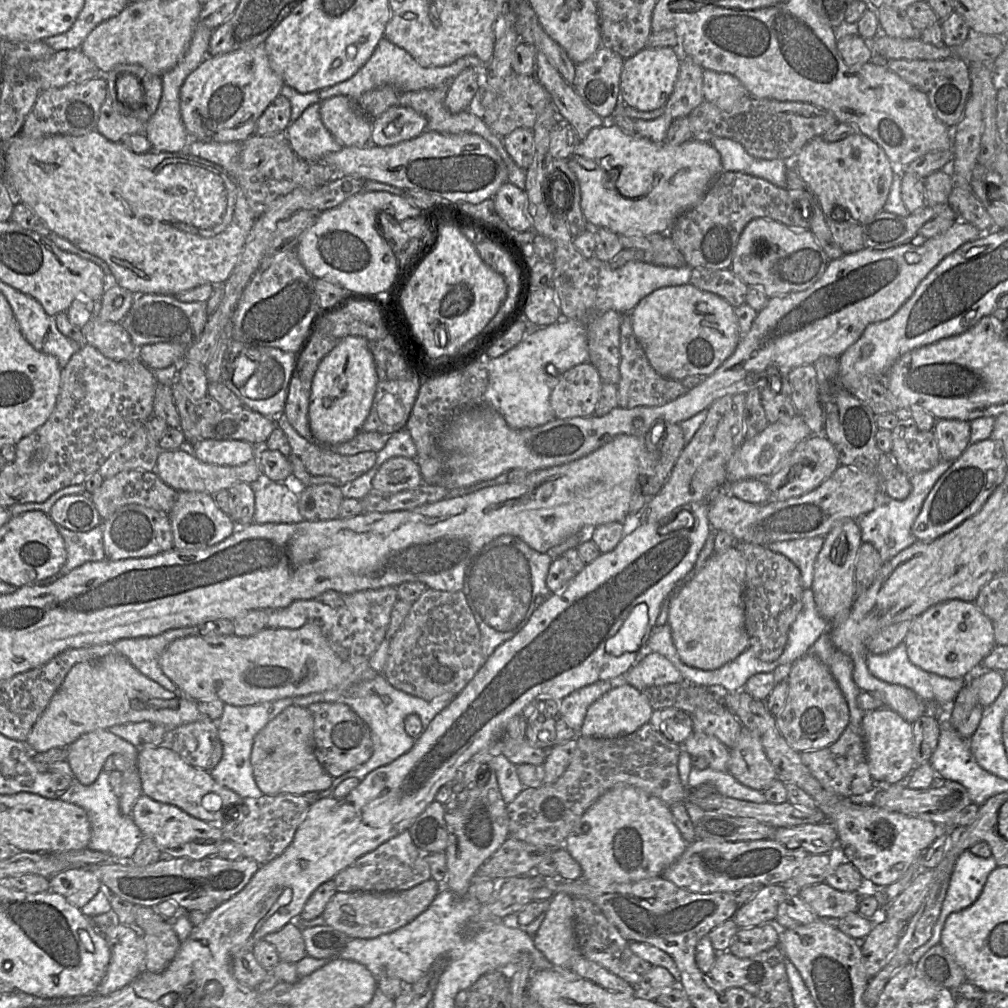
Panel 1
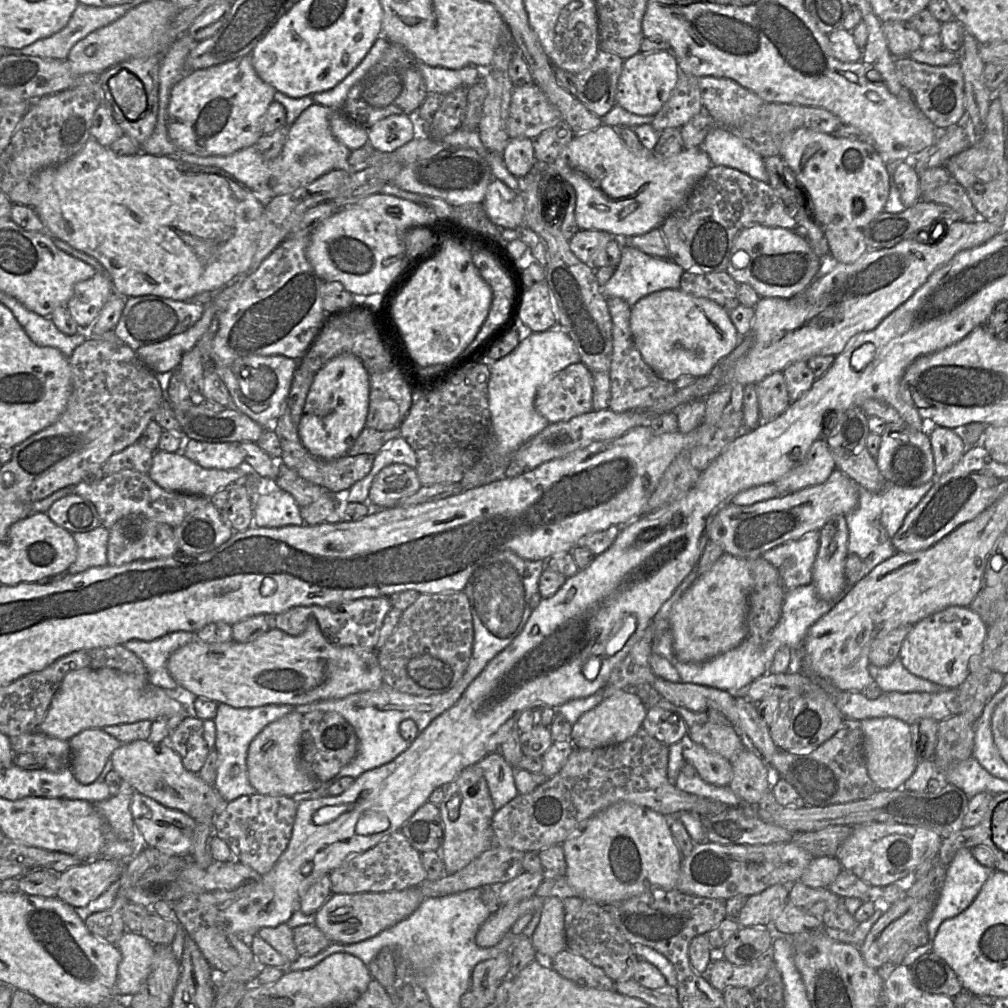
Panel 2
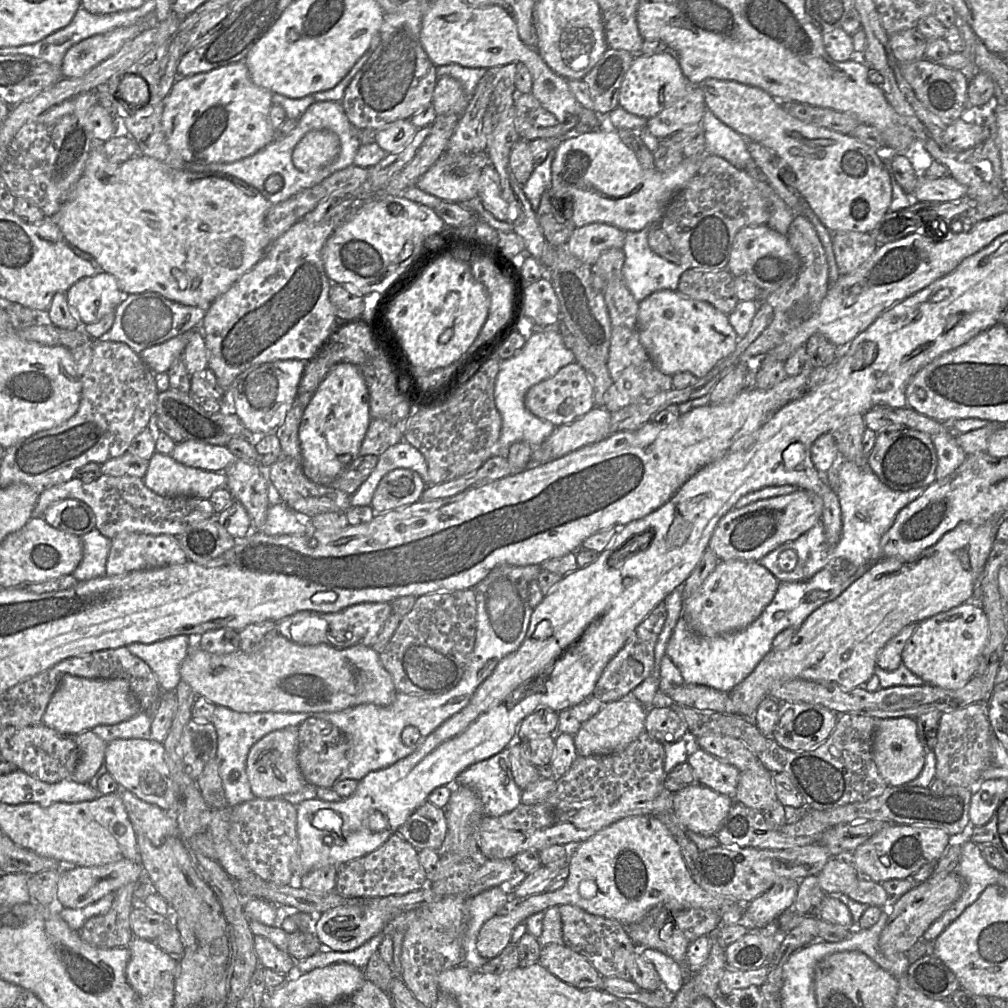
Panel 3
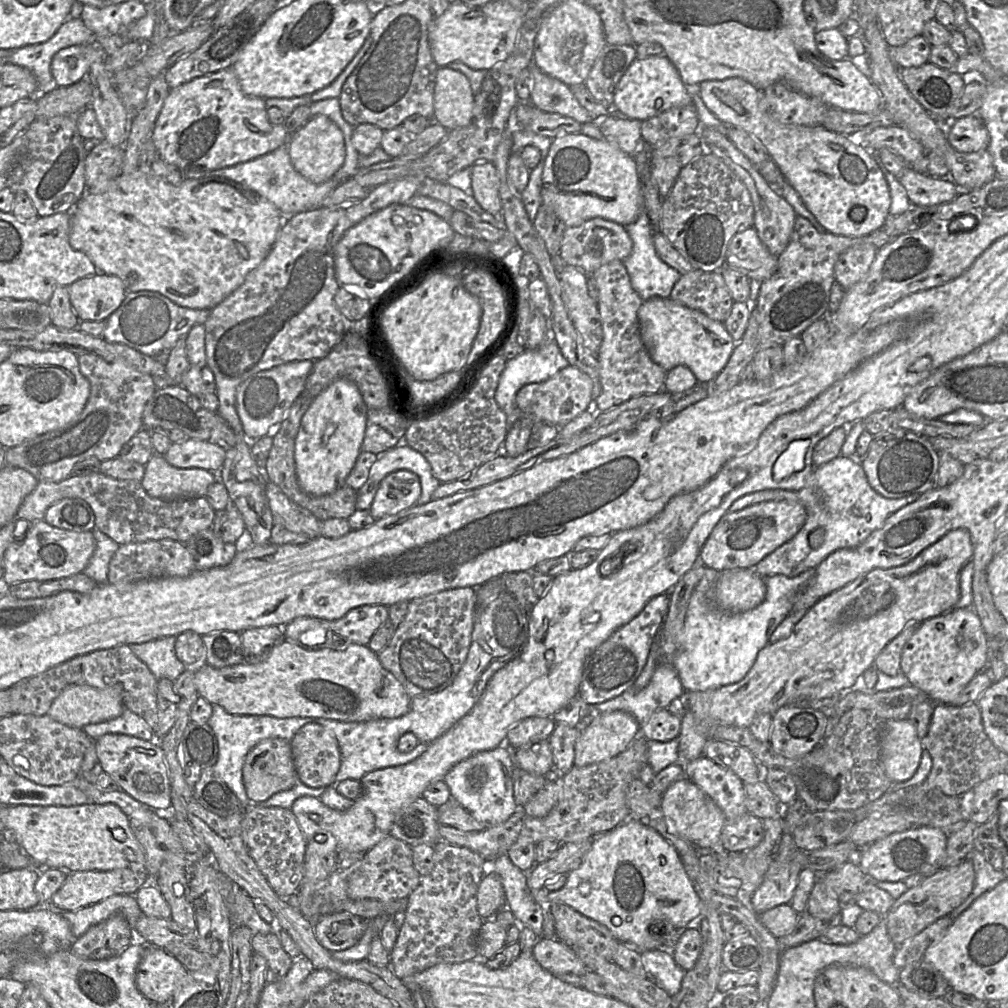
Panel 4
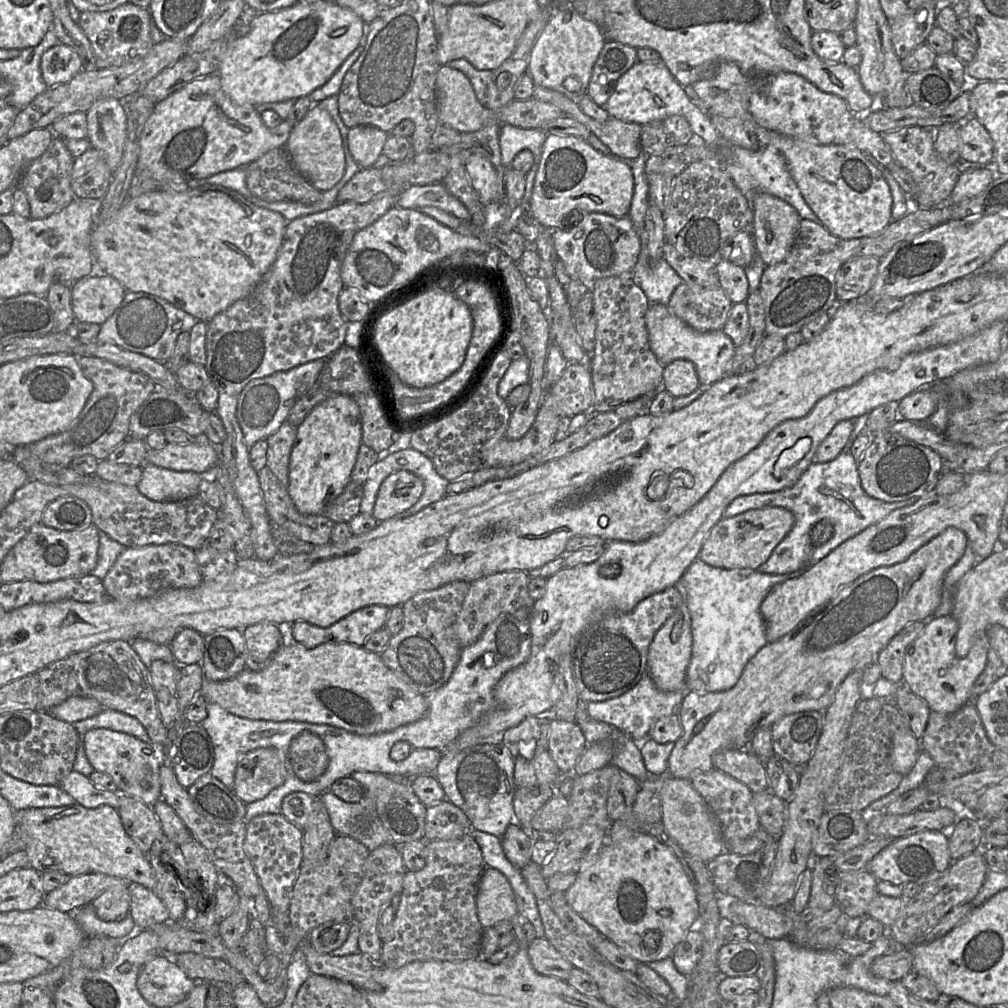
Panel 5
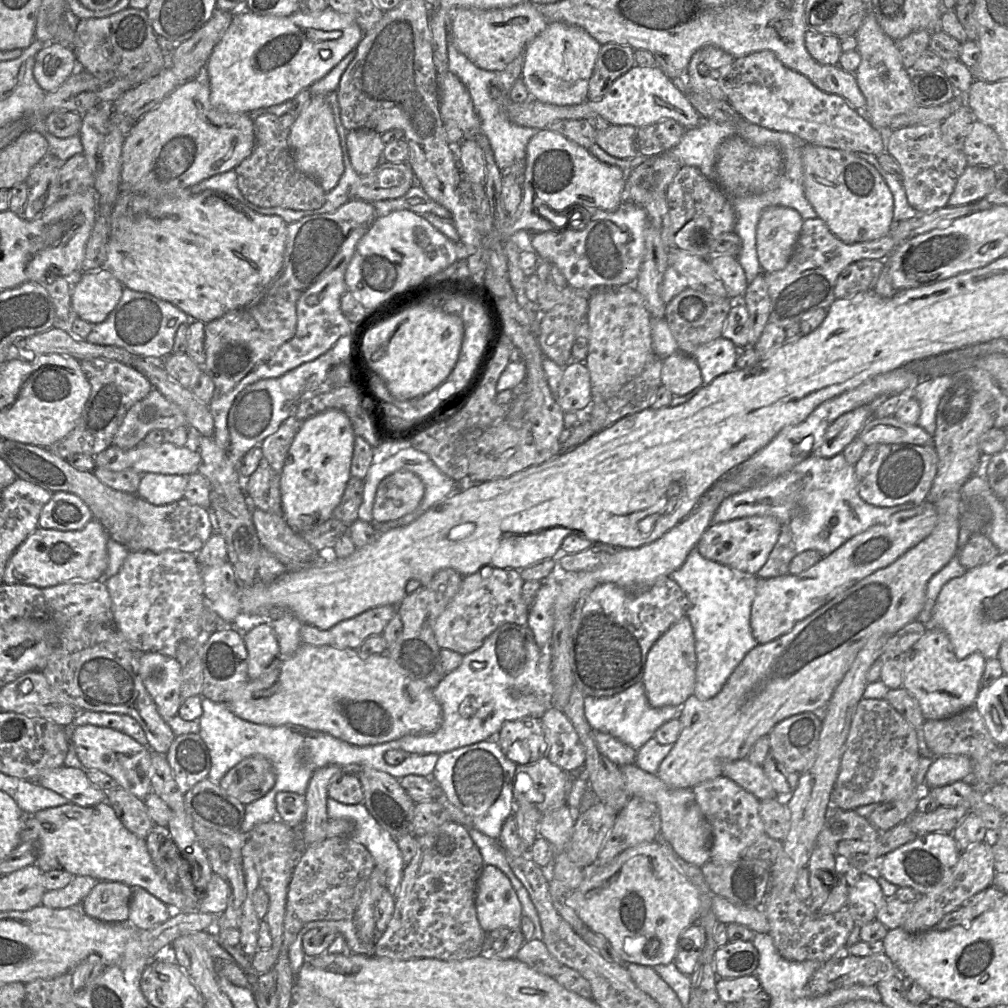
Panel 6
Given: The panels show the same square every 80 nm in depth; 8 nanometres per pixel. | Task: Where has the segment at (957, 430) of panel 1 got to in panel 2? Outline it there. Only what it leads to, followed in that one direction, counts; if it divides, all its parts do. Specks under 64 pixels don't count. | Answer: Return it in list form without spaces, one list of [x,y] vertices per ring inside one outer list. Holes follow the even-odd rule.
[[[928,426],[932,445],[935,476],[939,478],[949,472],[961,459],[968,445],[957,431],[943,426]]]

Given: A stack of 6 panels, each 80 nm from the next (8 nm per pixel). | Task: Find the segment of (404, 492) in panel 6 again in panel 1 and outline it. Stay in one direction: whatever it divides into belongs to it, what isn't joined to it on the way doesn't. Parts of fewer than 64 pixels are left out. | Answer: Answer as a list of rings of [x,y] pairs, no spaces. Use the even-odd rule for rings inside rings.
[[[402,456],[386,460],[372,479],[372,491],[389,494],[410,490],[422,484],[419,466],[415,459]]]

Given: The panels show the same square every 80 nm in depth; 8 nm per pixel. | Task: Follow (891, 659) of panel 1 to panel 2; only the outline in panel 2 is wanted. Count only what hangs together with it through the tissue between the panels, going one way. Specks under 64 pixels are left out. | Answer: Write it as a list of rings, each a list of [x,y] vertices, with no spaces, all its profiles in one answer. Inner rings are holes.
[[[897,657],[891,665],[886,667],[870,663],[869,672],[883,692],[939,693],[948,689],[911,673],[905,668],[900,657]]]

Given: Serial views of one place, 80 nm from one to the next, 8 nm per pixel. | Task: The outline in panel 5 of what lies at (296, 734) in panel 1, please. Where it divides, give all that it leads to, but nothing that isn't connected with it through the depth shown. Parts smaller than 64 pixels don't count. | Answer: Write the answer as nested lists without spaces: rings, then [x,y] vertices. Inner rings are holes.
[[[257,748],[244,754],[237,764],[232,791],[245,804],[261,800],[287,777],[281,753],[275,748]]]

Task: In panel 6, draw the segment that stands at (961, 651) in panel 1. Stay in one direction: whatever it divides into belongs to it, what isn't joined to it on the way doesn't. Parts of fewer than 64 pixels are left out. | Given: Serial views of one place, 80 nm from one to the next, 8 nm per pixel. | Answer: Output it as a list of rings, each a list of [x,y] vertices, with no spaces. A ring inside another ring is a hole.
[[[936,627],[926,628],[925,634],[909,649],[904,666],[903,687],[917,700],[925,720],[944,719],[967,708],[974,707],[981,689],[981,678],[985,669],[986,658],[974,652],[965,659],[958,659],[948,635]]]

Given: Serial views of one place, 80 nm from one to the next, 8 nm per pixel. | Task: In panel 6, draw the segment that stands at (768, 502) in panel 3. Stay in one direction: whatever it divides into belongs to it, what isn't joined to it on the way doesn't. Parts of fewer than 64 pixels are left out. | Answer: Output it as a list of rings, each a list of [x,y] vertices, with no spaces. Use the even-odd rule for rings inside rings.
[[[751,516],[718,524],[712,523],[696,547],[706,559],[757,575],[777,543],[780,531],[780,523],[773,516]]]

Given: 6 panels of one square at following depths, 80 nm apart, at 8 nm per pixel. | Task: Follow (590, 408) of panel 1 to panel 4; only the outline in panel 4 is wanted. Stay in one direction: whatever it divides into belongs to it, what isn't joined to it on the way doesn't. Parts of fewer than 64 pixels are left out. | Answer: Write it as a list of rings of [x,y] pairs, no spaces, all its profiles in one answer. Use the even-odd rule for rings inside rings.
[[[569,364],[544,382],[526,384],[521,387],[516,394],[515,401],[521,412],[531,416],[534,421],[563,426],[587,408],[592,407],[594,404],[592,388],[591,378]]]

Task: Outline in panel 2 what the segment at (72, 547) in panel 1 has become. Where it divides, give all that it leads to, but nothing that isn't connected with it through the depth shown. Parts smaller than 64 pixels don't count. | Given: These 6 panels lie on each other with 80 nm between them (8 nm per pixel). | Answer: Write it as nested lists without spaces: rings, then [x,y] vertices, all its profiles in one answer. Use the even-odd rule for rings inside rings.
[[[98,526],[88,532],[72,533],[77,545],[75,561],[68,567],[68,574],[77,574],[91,567],[103,567],[107,562],[109,530]]]

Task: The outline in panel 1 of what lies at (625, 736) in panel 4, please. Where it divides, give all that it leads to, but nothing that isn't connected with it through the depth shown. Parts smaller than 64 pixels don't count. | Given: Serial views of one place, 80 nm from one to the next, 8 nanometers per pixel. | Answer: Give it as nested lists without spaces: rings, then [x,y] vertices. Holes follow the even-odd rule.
[[[624,682],[614,686],[587,709],[580,736],[614,738],[633,733],[649,722],[653,709],[643,693]]]

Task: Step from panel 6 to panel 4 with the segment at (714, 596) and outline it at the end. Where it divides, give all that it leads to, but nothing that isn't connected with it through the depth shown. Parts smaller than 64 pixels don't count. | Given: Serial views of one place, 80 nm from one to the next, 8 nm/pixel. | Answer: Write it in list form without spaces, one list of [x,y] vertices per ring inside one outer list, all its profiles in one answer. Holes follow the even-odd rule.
[[[705,568],[692,593],[678,650],[671,661],[686,691],[714,690],[741,681],[751,670],[759,652],[770,643],[778,625],[793,610],[796,596],[814,576],[815,569],[795,577],[763,576],[766,584],[764,601],[742,613],[725,612],[712,605],[713,588],[719,574],[714,569]]]

